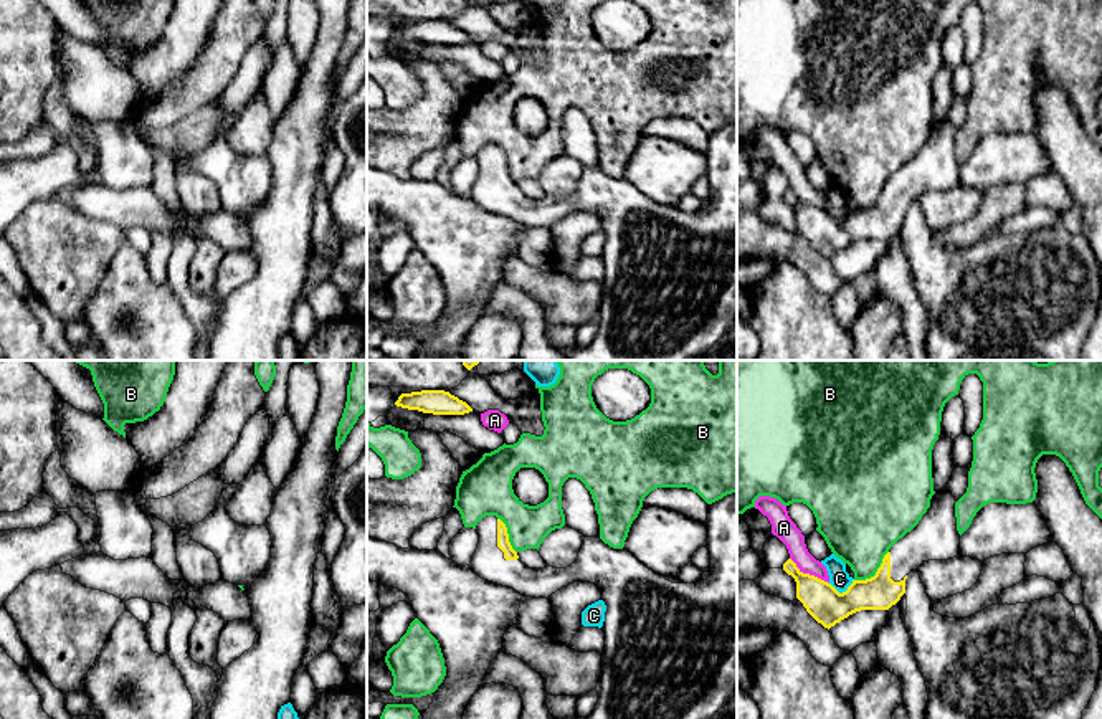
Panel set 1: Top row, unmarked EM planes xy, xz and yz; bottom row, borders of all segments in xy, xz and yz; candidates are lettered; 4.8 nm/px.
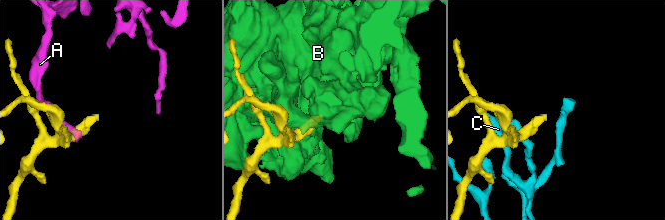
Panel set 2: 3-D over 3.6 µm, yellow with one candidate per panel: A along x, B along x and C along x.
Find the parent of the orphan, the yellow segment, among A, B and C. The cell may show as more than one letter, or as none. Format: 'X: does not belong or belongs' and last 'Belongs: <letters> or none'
A: does not belong
B: does not belong
C: does not belong
Belongs: none

